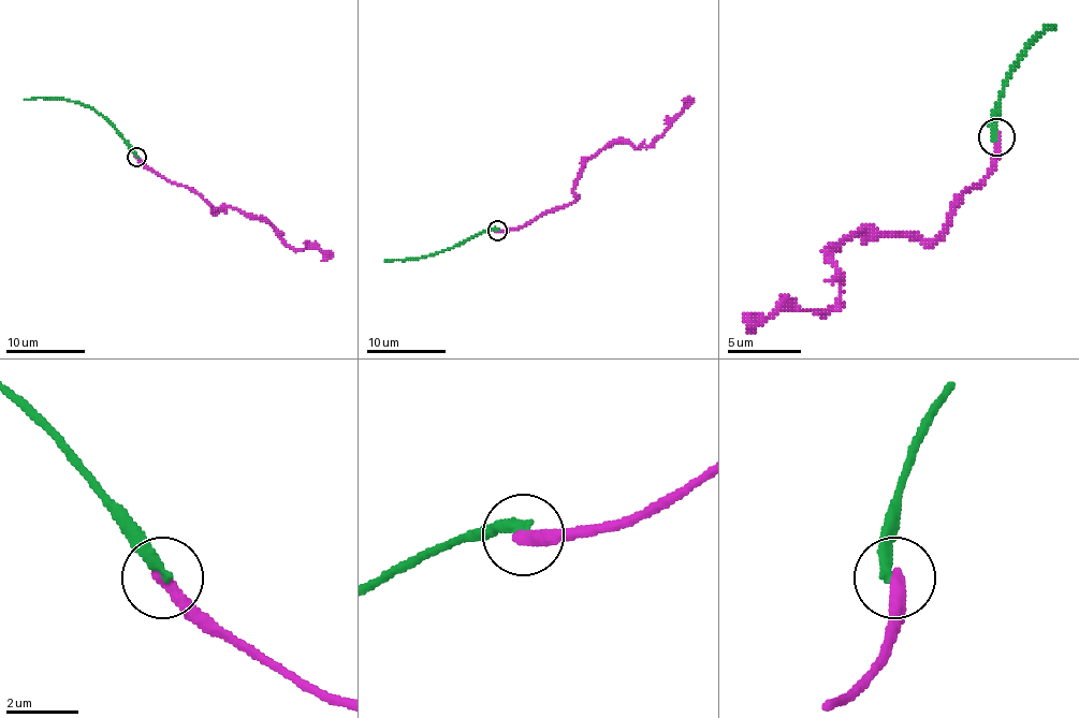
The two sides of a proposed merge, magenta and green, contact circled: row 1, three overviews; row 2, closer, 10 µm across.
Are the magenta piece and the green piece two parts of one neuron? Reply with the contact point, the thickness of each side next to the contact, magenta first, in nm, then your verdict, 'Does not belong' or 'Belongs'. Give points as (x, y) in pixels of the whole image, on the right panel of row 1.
Place: (996, 137). Thickness 400 nm (magenta) against 320 nm. Does not belong

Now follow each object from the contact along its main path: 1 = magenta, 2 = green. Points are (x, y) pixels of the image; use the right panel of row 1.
1: (995, 136), (992, 170), (936, 239), (855, 233), (832, 251), (836, 303), (773, 310), (747, 325)
2: (995, 136), (1000, 91), (1047, 25), (1054, 29)

